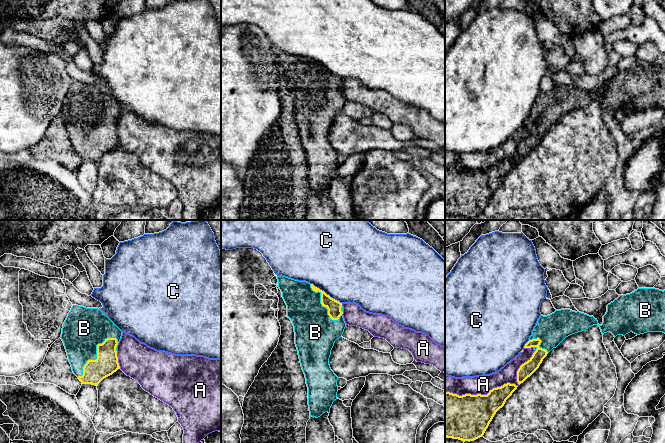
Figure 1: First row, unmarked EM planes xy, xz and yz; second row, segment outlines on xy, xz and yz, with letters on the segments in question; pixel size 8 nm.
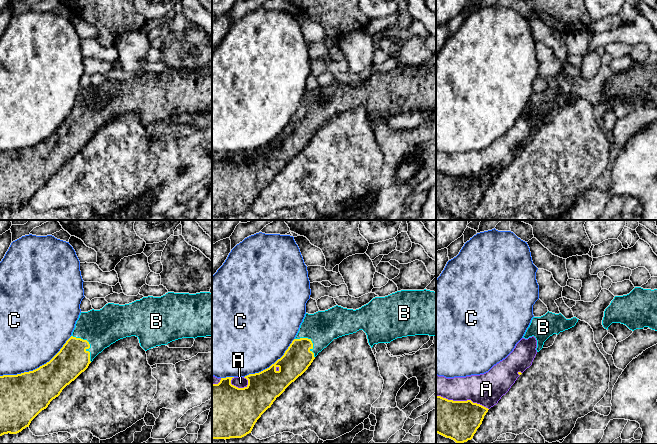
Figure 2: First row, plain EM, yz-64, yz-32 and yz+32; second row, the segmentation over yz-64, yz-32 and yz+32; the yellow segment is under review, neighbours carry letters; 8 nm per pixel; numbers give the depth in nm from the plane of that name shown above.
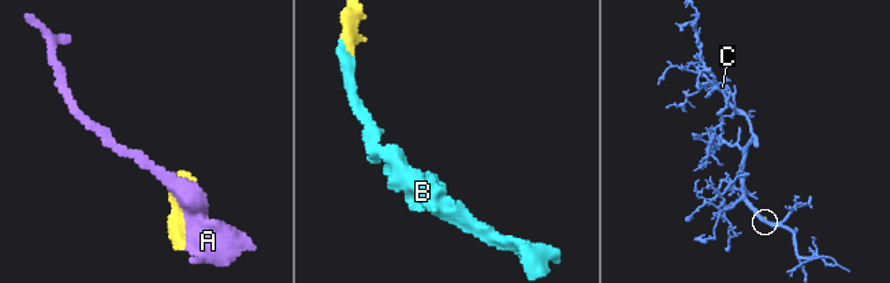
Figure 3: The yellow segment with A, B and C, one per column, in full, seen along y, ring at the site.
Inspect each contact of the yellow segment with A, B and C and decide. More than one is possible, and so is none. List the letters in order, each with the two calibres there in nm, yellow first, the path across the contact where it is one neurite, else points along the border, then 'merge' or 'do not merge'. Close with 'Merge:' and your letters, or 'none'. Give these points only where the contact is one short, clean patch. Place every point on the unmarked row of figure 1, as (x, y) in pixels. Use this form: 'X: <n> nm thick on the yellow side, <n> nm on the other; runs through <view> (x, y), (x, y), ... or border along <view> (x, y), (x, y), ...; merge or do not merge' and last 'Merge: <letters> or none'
A: 260 nm thick on the yellow side, 150 nm on the other; do not merge
B: 190 nm thick on the yellow side, 340 nm on the other; merge
C: 110 nm thick on the yellow side, 500 nm on the other; do not merge
Merge: B

